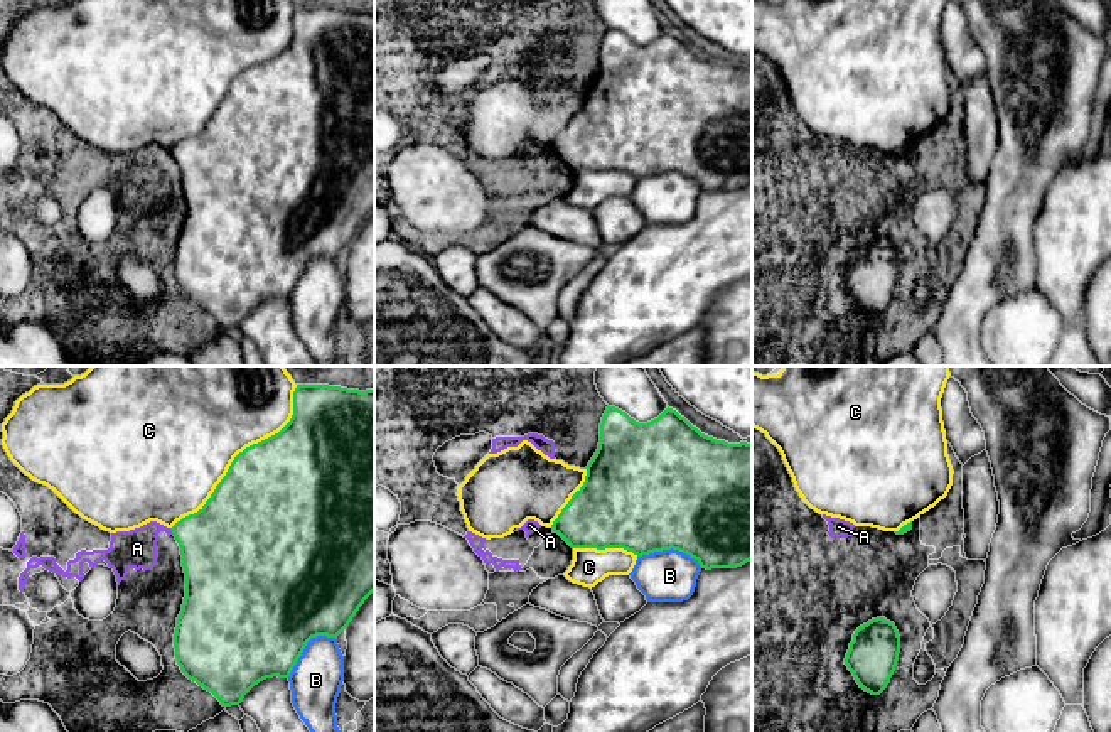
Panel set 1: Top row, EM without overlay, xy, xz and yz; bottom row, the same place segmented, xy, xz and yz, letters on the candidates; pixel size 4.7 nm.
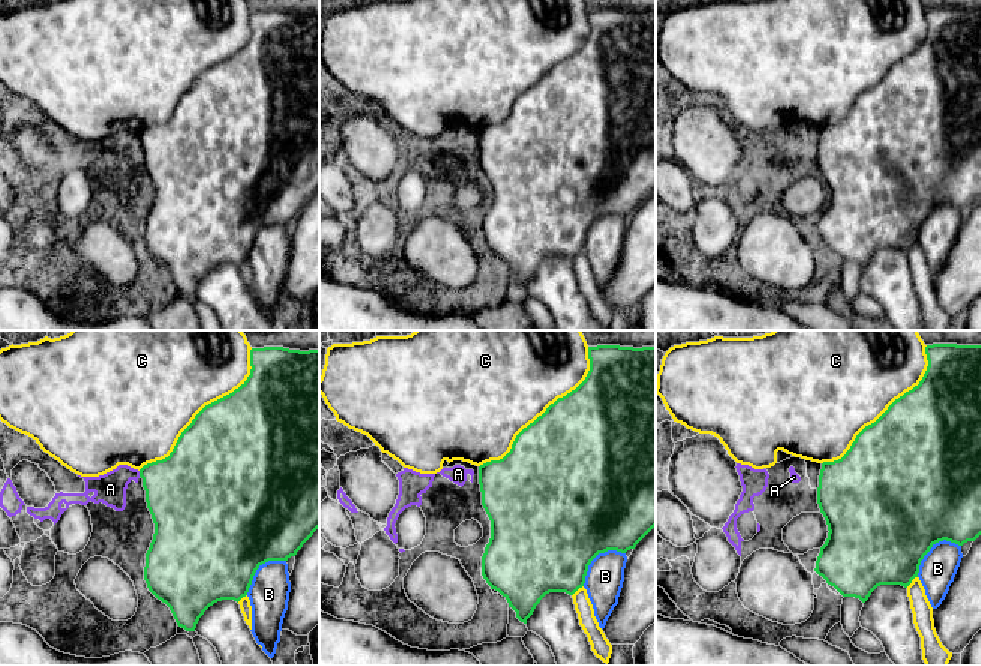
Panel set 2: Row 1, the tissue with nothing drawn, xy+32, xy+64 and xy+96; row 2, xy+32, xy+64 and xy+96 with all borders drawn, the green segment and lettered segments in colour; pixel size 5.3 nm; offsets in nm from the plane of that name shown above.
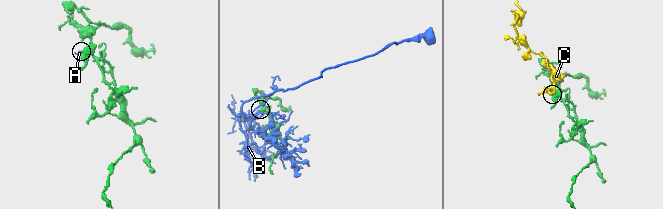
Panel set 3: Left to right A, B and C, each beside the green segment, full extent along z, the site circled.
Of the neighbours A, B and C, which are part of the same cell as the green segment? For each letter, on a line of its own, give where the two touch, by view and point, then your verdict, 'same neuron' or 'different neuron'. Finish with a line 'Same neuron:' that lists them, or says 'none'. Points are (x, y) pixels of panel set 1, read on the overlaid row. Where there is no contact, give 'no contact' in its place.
A: meets green in xy at (172, 532); different neuron
B: meets green in xz at (670, 548); different neuron
C: meets green in xy at (240, 452); different neuron
Same neuron: none

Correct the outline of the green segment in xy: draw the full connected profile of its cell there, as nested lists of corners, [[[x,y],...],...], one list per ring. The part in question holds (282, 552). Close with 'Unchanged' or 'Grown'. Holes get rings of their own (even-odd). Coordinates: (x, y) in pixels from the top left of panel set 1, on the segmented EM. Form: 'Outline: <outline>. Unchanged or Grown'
Outline: [[[297,385],[290,422],[278,433],[239,452],[206,504],[170,530],[180,546],[185,573],[185,597],[174,634],[175,659],[182,673],[211,692],[223,707],[239,705],[244,695],[266,678],[288,678],[307,643],[317,636],[337,639],[374,592],[374,390]]]. Unchanged

